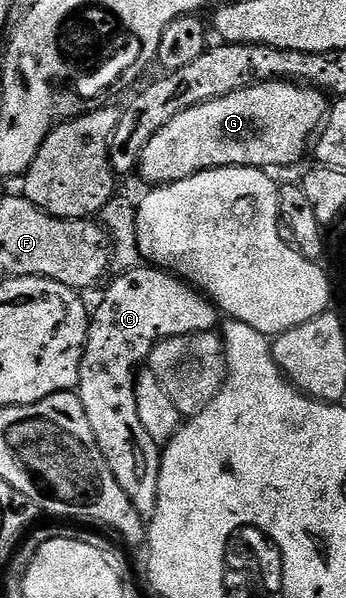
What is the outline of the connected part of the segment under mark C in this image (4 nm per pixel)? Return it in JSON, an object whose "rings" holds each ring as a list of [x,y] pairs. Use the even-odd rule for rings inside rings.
{"rings":[[[137,266],[128,271],[121,271],[119,274],[113,275],[114,278],[108,284],[108,289],[104,292],[104,297],[100,300],[100,305],[94,308],[90,316],[88,325],[88,340],[84,344],[84,357],[80,363],[80,382],[78,385],[78,395],[82,406],[86,410],[86,418],[90,418],[90,430],[94,430],[94,438],[98,442],[98,450],[102,450],[102,458],[106,458],[106,466],[110,466],[110,474],[114,474],[114,478],[118,482],[118,486],[122,486],[122,490],[126,494],[126,498],[130,498],[130,502],[134,506],[134,510],[138,510],[138,514],[145,518],[150,518],[156,512],[158,506],[158,478],[160,477],[160,457],[162,455],[161,445],[155,444],[149,434],[146,434],[145,427],[142,426],[141,419],[138,418],[138,406],[135,400],[135,384],[138,369],[147,361],[152,347],[158,340],[165,339],[169,336],[190,336],[197,332],[211,332],[217,326],[216,316],[218,317],[218,309],[207,296],[201,294],[191,284],[180,279],[179,276],[162,268],[155,266]]]}

